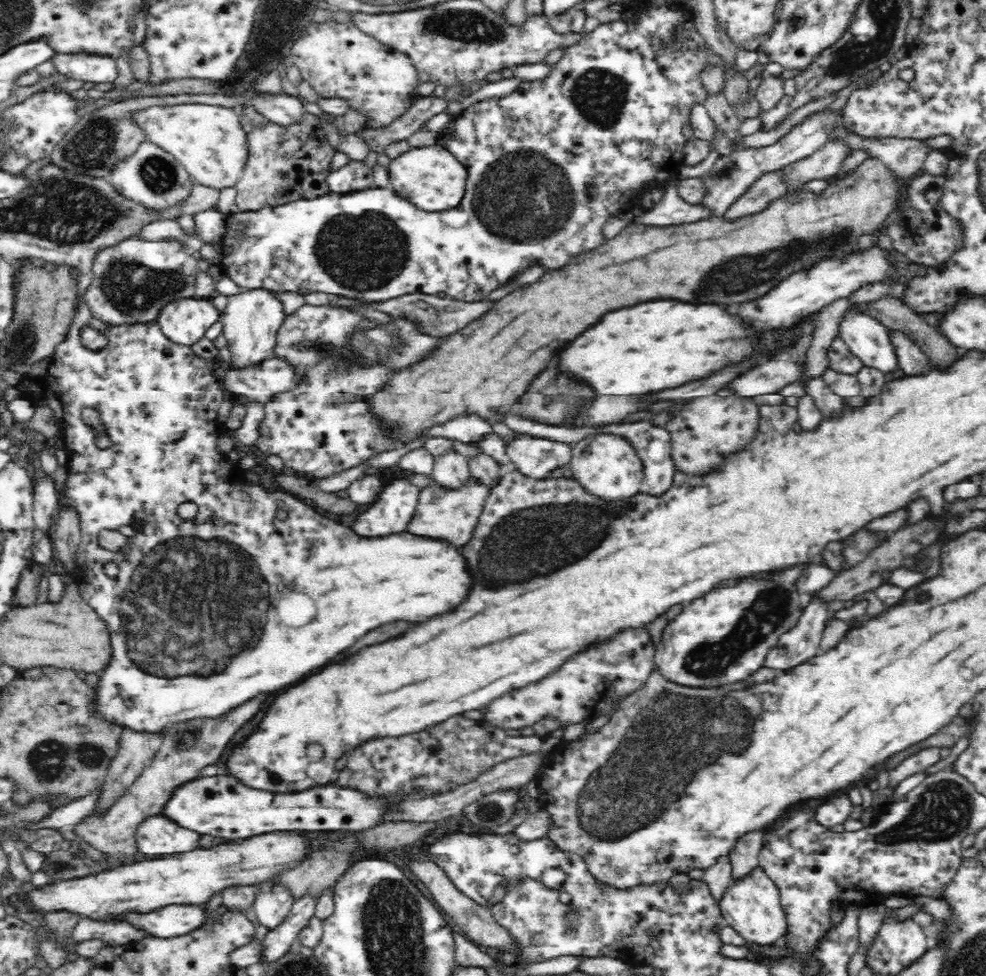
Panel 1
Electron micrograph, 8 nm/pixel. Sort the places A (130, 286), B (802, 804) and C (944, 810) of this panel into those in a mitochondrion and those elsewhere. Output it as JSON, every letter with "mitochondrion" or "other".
{"A":"mitochondrion","B":"other","C":"mitochondrion"}

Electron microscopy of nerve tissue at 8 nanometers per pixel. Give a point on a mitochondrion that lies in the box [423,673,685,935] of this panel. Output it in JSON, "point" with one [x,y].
{"point":[488,811]}

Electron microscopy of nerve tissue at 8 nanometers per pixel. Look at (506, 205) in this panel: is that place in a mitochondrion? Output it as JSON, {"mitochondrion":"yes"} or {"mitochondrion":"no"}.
{"mitochondrion":"yes"}

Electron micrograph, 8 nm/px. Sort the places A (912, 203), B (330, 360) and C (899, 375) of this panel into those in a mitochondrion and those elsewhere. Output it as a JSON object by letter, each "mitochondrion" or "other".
{"A":"other","B":"mitochondrion","C":"other"}

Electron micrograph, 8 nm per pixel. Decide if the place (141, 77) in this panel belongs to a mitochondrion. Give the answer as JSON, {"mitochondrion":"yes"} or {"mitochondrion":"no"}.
{"mitochondrion":"no"}

